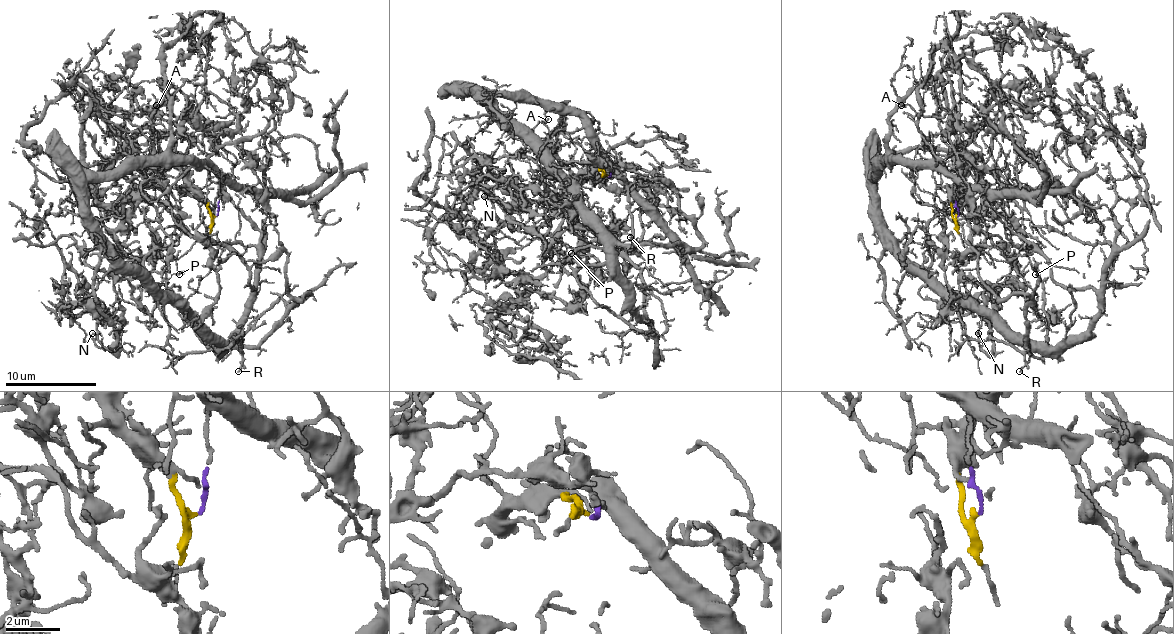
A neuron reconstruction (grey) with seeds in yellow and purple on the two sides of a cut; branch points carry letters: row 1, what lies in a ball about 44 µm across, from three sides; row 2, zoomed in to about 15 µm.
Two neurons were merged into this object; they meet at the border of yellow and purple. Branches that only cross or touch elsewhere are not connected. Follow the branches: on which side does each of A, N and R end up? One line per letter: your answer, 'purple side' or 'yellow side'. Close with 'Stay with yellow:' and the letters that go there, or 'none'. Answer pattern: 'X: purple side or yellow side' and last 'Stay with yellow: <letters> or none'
A: yellow side
N: yellow side
R: purple side
Stay with yellow: A, N

